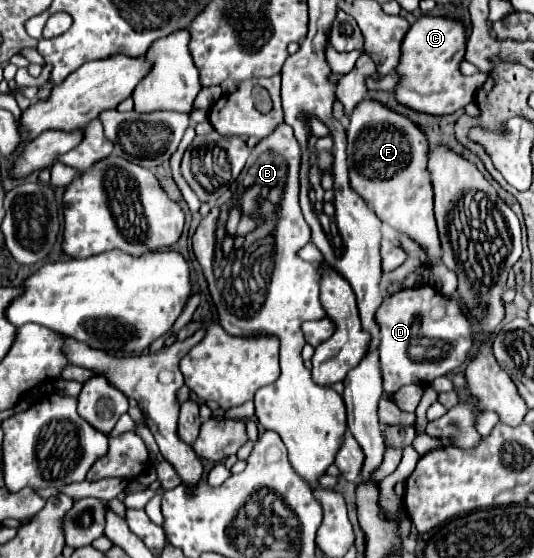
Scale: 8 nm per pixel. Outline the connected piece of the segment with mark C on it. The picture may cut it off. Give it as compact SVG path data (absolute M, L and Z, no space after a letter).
M420 16L404 38L398 66L402 80L396 88L396 100L412 110L436 116L452 114L472 102L488 74L479 72L473 76L464 76L460 72L460 62L466 54L466 42L468 30L464 20L448 16Z

